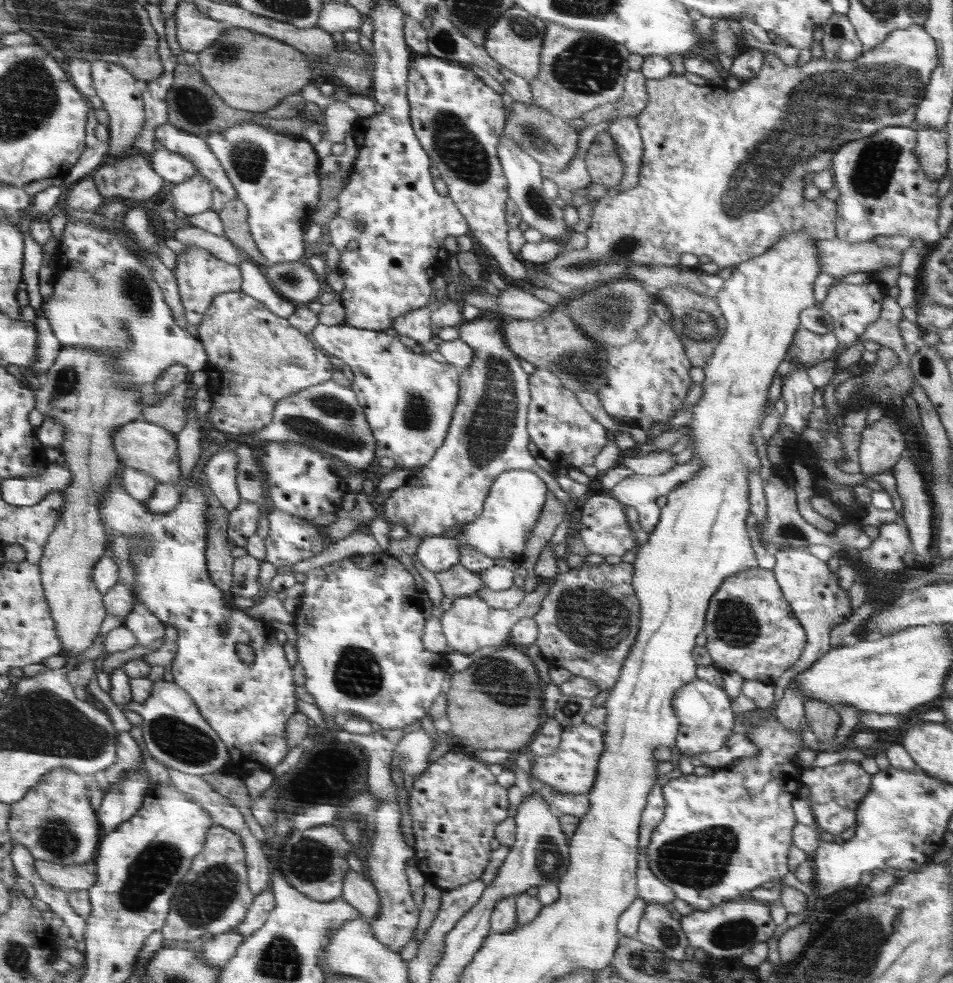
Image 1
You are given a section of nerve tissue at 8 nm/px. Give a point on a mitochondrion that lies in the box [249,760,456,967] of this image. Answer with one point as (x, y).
(310, 860)

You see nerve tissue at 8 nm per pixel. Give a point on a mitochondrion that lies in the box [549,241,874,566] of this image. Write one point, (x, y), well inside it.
(610, 313)

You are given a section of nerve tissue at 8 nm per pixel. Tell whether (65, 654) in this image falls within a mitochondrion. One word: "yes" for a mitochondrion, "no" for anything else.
no

